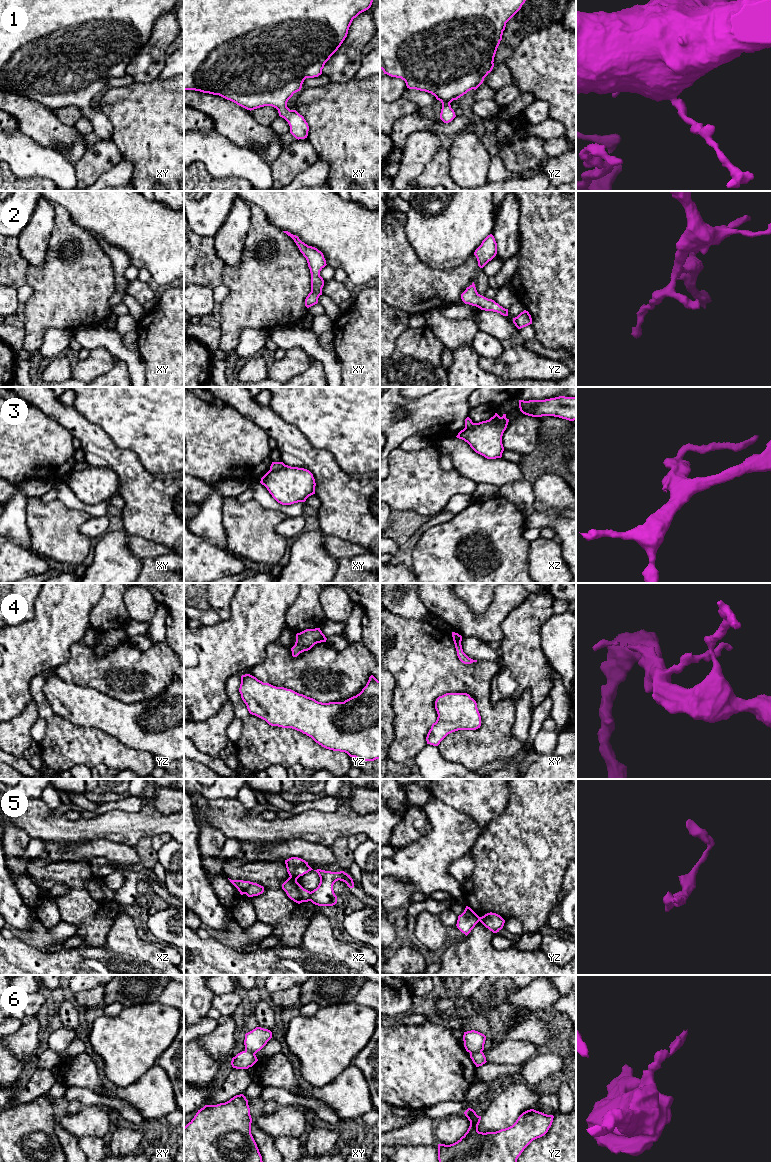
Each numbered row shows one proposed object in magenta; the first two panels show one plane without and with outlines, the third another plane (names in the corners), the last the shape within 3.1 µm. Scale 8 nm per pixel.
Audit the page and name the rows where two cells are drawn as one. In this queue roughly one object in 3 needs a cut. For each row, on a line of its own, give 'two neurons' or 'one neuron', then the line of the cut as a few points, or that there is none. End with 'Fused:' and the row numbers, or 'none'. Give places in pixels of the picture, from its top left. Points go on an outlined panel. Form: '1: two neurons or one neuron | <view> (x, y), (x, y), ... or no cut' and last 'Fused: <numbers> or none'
1: one neuron | no cut
2: one neuron | no cut
3: two neurons | xy (284, 464), (276, 470), (270, 470)
4: one neuron | no cut
5: two neurons | xz (311, 892), (309, 900)
6: two neurons | yz (481, 1051), (470, 1054)
Fused: 3, 5, 6

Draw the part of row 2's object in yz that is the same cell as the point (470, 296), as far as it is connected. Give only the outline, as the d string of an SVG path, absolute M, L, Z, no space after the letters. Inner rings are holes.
M474 282L461 294L461 299L465 304L476 306L481 310L493 311L503 316L508 316L508 309L503 308L494 300L480 295L476 290Z

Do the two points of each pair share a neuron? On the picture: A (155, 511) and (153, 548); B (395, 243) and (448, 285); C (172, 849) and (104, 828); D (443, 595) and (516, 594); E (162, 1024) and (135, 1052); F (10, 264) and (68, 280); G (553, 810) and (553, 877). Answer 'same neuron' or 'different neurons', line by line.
A: different neurons
B: same neuron
C: different neurons
D: same neuron
E: same neuron
F: different neurons
G: same neuron

